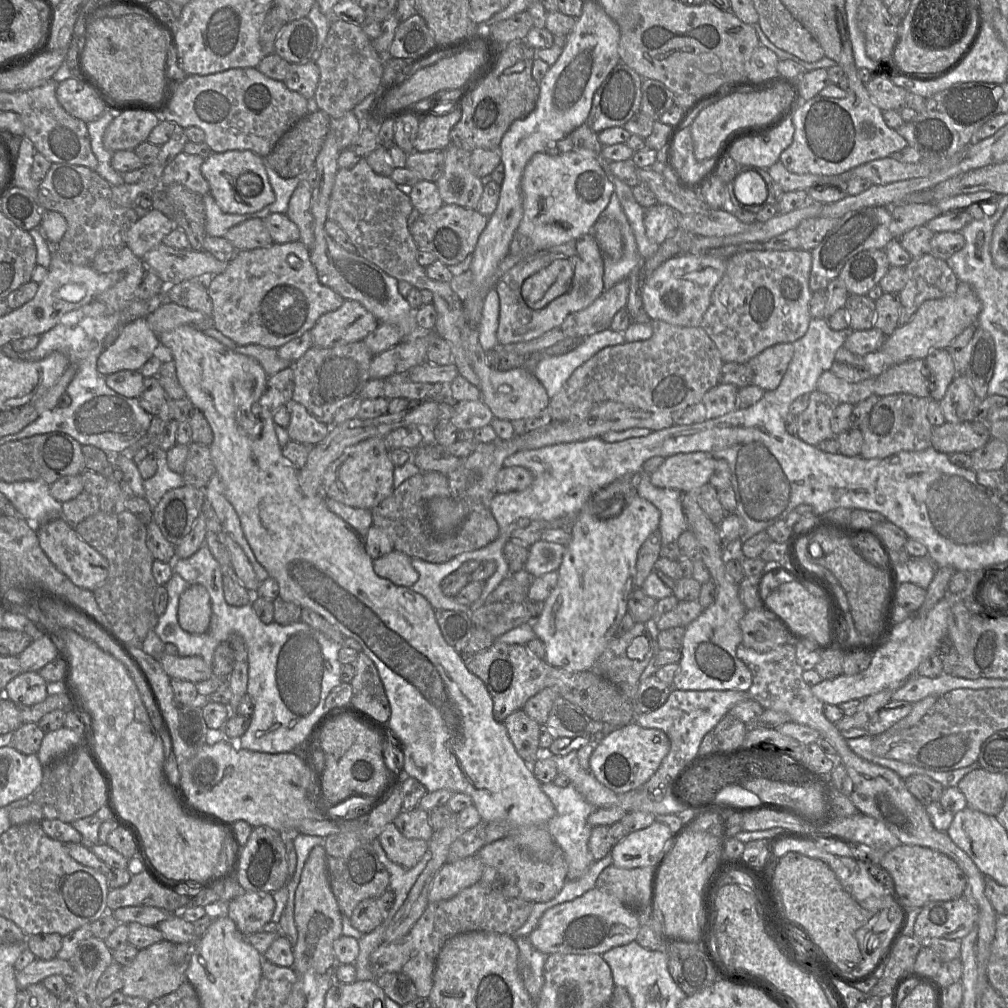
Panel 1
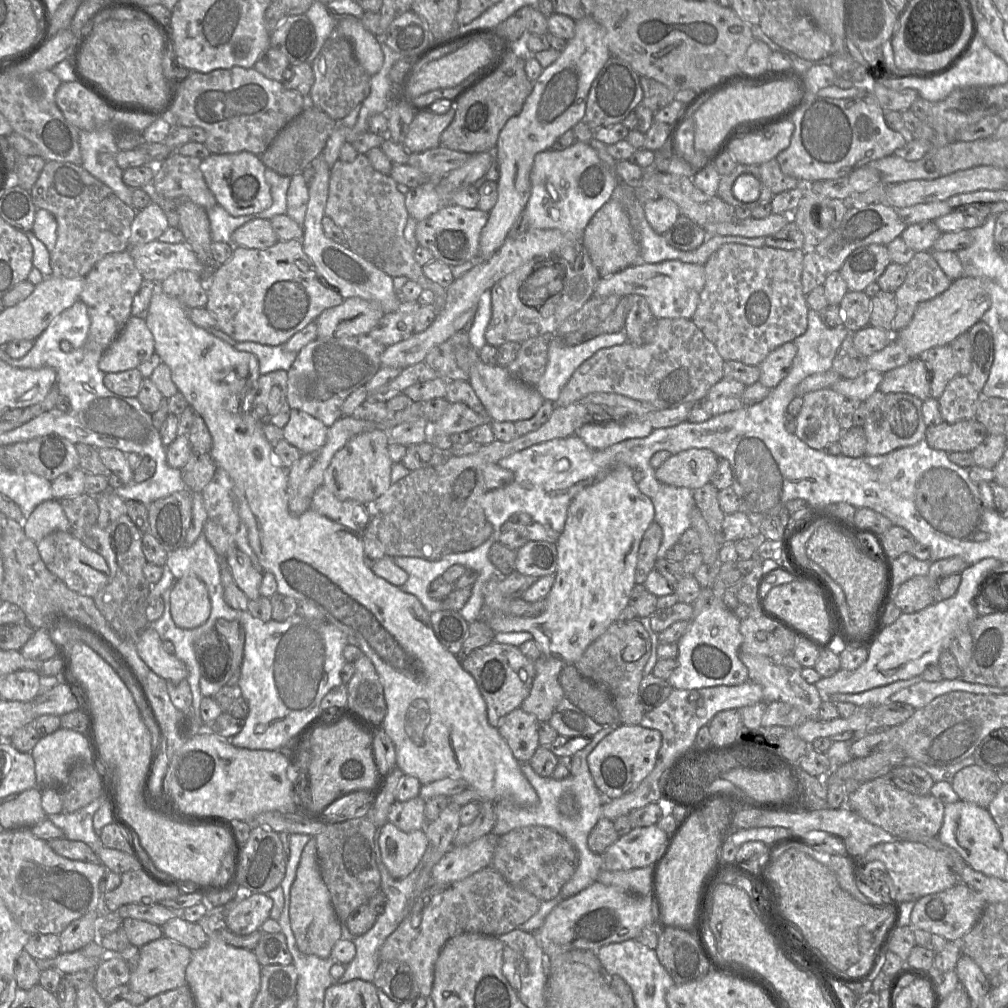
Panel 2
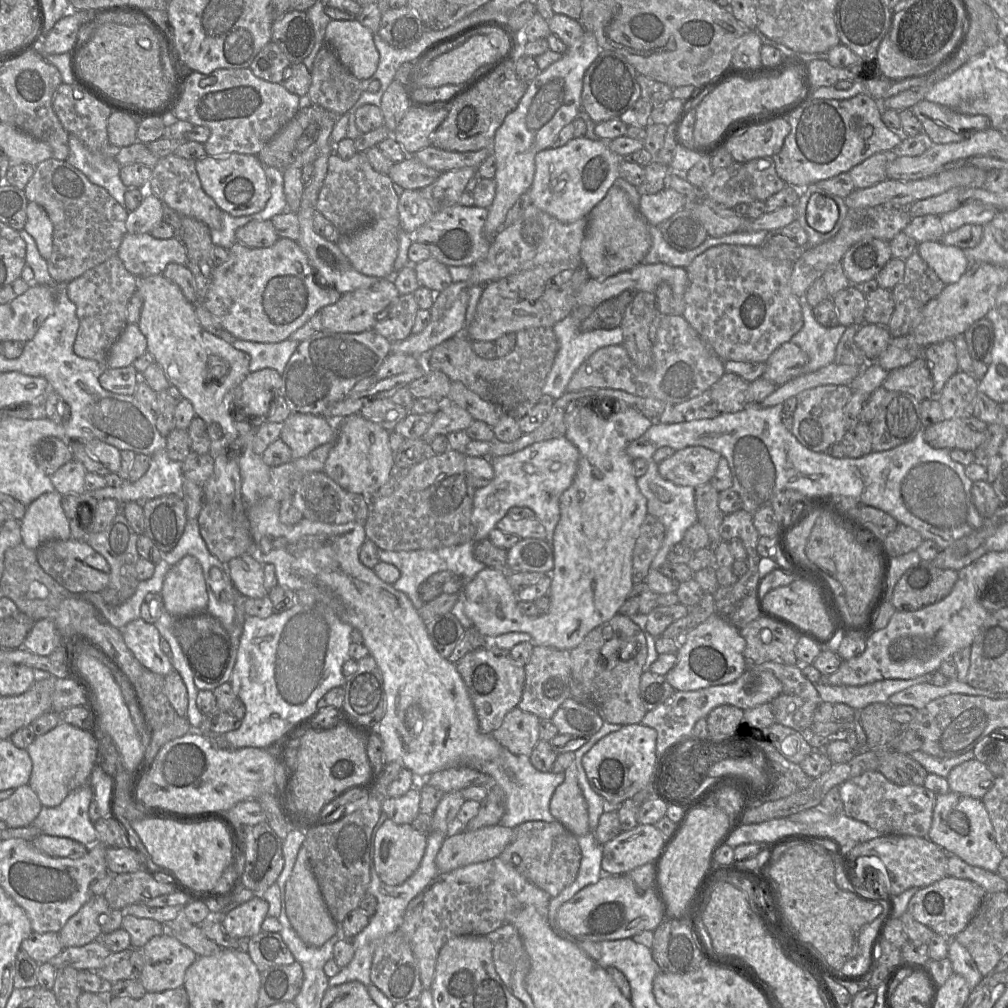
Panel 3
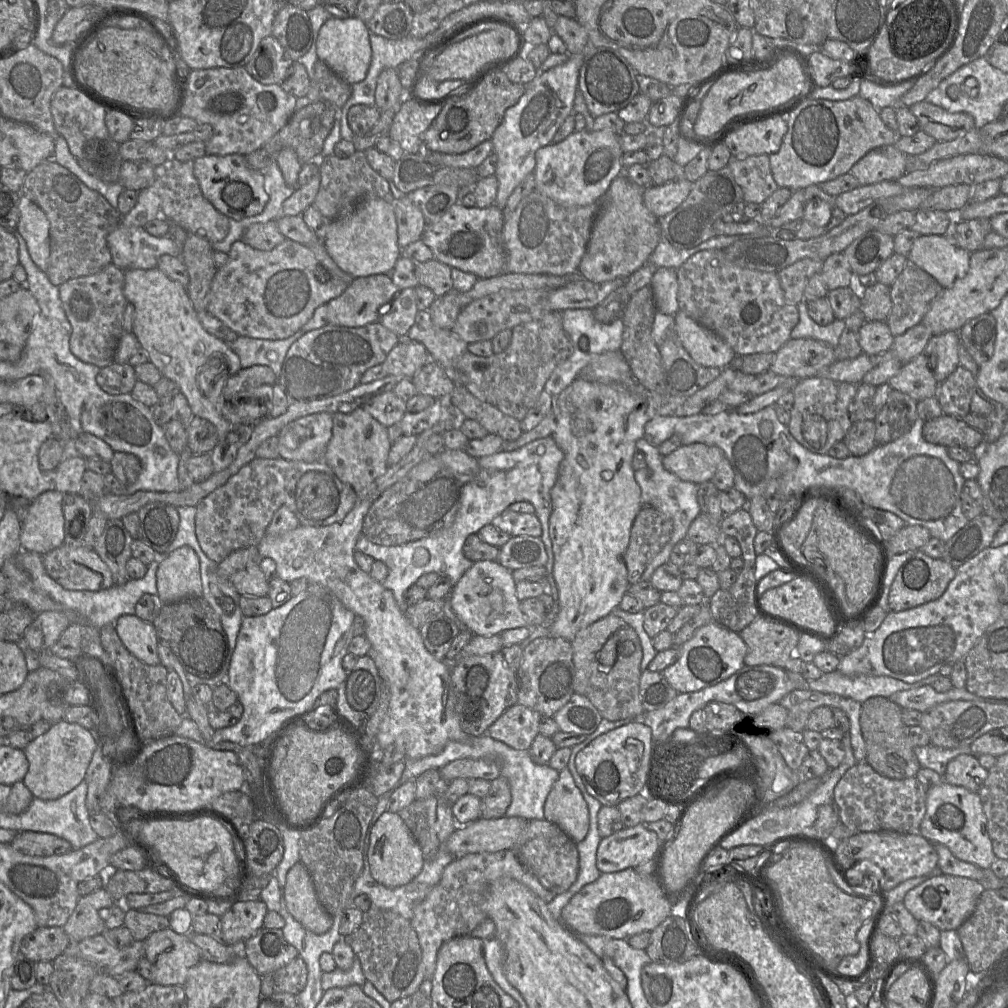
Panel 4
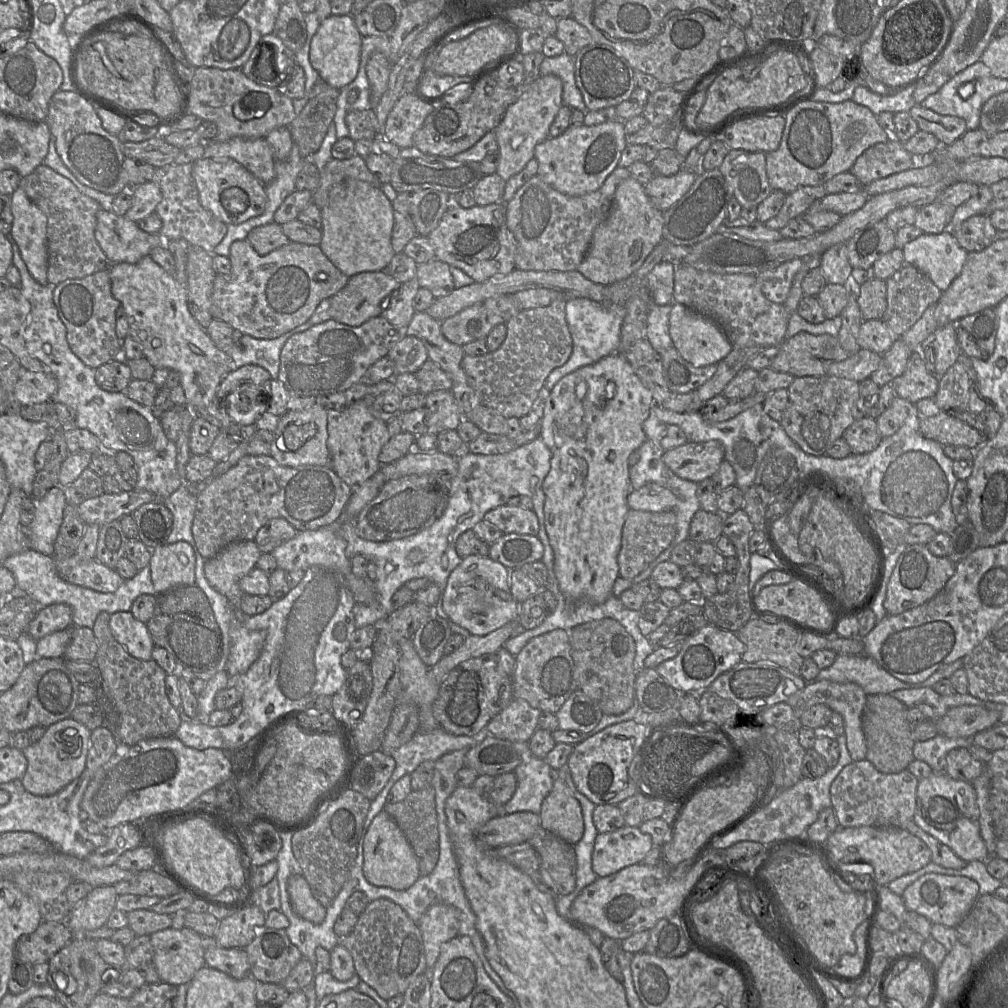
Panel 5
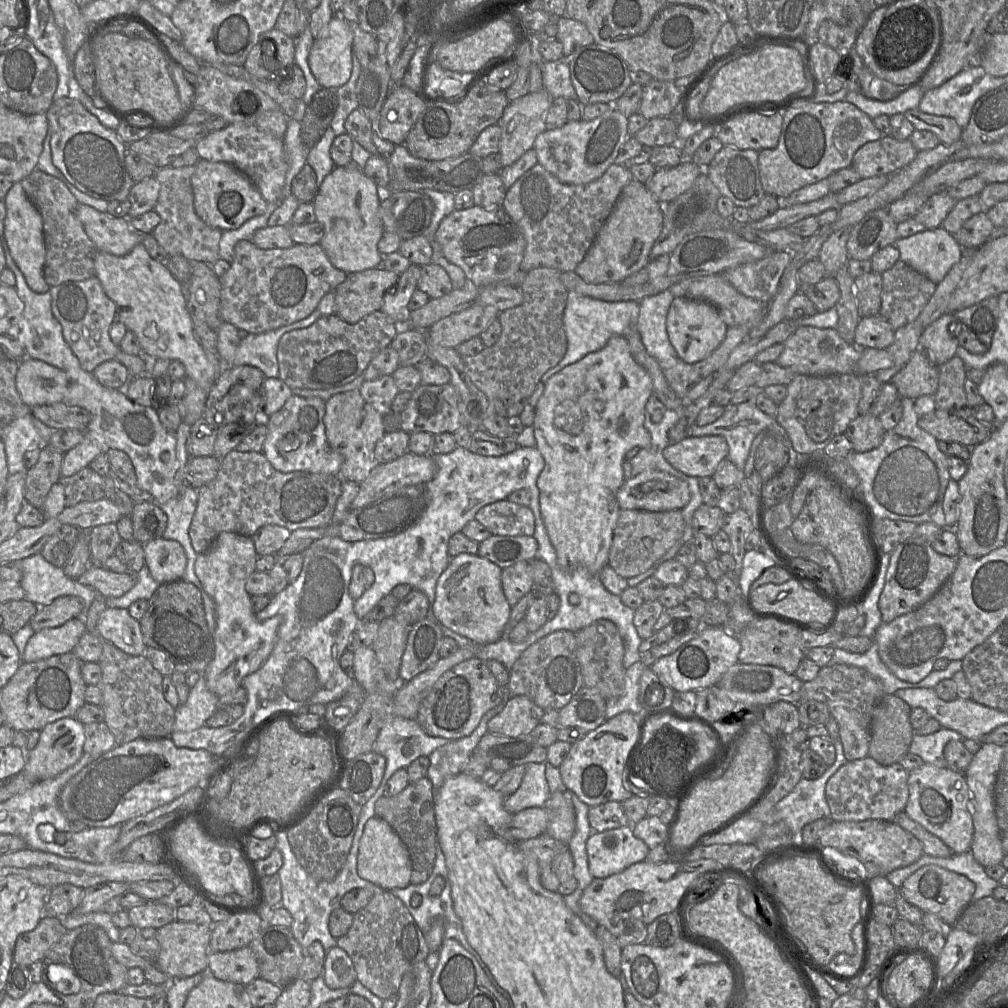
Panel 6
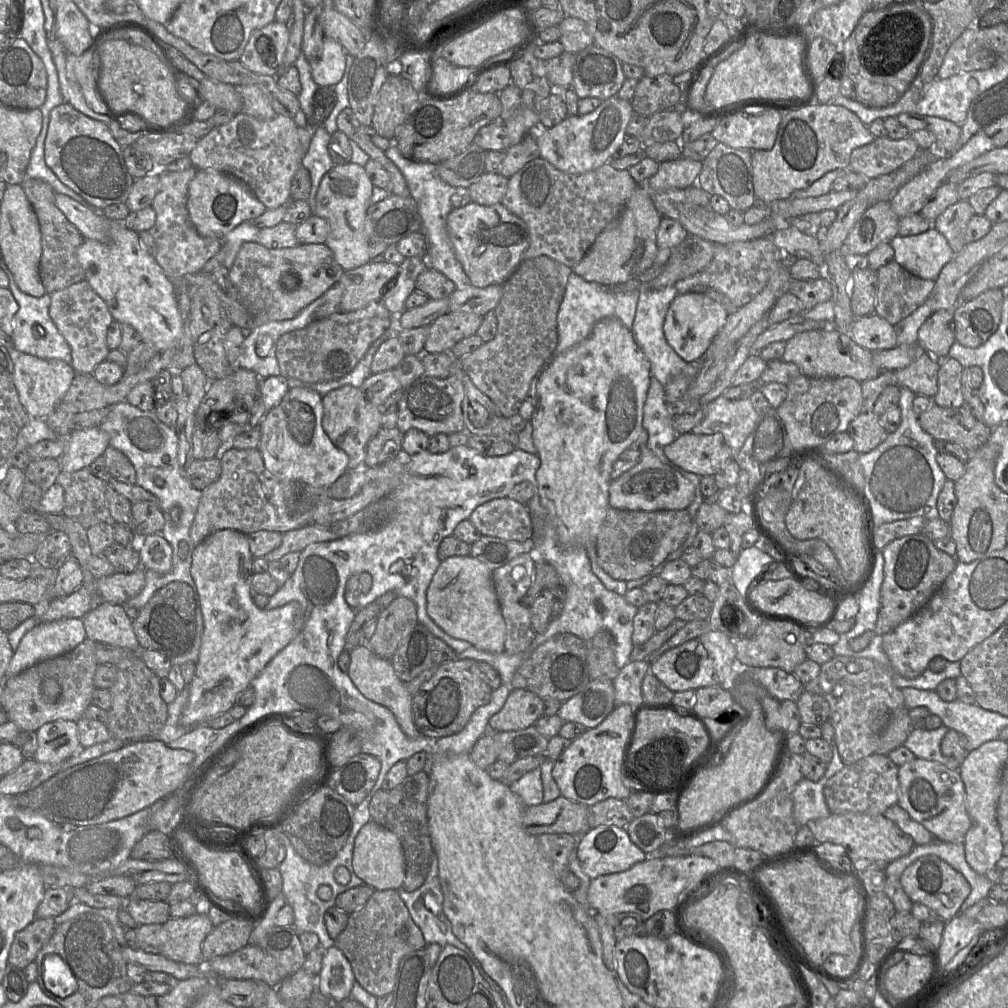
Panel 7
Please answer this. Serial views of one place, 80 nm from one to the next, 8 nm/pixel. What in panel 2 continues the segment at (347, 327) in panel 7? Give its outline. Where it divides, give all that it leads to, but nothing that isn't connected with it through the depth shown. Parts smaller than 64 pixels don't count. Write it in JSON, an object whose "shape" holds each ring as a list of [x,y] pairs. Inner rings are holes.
{"shape":[[[369,335],[316,338],[298,352],[287,371],[286,402],[291,409],[306,412],[331,427],[342,417],[342,406],[348,396],[365,386],[381,368],[385,348]]]}

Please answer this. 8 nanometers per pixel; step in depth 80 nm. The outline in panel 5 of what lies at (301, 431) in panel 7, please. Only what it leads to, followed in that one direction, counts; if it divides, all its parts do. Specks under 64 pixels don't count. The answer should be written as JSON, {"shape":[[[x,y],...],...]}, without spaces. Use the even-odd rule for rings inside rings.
{"shape":[[[313,406],[301,411],[288,410],[276,421],[270,456],[286,467],[330,467],[327,419],[327,409],[321,406]],[[290,425],[301,426],[306,433],[306,442],[296,451],[290,451],[284,443],[284,431]]]}

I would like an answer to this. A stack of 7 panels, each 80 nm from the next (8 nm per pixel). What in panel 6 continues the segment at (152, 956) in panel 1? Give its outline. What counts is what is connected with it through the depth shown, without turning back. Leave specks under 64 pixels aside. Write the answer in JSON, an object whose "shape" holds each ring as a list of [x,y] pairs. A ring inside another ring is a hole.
{"shape":[[[175,920],[157,929],[159,954],[156,959],[157,967],[170,980],[188,978],[196,974],[208,972],[208,954],[211,938],[211,927],[194,922]]]}

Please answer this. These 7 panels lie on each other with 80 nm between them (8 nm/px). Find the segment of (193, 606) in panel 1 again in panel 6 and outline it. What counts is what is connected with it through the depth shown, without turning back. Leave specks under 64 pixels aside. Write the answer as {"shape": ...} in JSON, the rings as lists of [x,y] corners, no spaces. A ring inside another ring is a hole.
{"shape":[[[161,537],[143,546],[145,565],[154,580],[164,584],[181,579],[186,569],[187,557],[179,542]]]}

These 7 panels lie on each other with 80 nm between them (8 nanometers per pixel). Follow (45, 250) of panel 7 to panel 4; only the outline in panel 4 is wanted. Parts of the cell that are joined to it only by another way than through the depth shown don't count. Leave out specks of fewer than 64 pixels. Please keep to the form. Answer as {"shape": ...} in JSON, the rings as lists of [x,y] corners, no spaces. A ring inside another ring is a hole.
{"shape":[[[49,158],[27,173],[20,191],[37,204],[50,223],[50,257],[47,276],[59,287],[64,282],[83,276],[90,276],[112,262],[107,245],[108,235],[122,222],[123,215],[97,191],[88,188],[76,175]]]}

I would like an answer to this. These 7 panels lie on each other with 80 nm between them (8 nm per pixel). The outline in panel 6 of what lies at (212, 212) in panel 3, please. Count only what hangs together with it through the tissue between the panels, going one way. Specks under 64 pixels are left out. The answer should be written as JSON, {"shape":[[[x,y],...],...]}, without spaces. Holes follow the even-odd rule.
{"shape":[[[194,166],[158,168],[154,177],[161,184],[154,211],[160,216],[160,222],[151,235],[157,240],[168,256],[182,255],[190,262],[199,261],[212,265],[219,259],[219,243],[222,231],[207,225],[195,212],[194,194],[191,176]]]}

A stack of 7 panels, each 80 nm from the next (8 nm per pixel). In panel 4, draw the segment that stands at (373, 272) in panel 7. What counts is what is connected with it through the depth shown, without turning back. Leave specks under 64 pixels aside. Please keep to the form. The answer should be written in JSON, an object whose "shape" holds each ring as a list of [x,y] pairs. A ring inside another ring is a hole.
{"shape":[[[387,274],[354,278],[339,297],[326,304],[327,323],[356,328],[376,322],[400,290]]]}

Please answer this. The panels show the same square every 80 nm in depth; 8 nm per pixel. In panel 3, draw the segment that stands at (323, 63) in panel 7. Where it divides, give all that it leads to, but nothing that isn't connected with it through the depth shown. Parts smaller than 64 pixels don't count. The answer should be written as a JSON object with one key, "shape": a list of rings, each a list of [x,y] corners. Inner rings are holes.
{"shape":[[[331,20],[326,27],[325,44],[334,50],[340,62],[356,78],[366,80],[376,72],[379,52],[373,40],[373,33],[358,20]]]}

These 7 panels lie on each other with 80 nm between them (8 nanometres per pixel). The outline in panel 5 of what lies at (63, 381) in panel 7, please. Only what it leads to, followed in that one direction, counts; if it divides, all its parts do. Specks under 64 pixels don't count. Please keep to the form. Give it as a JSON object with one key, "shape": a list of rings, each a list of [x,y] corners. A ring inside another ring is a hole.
{"shape":[[[21,366],[14,388],[14,397],[21,405],[32,405],[52,400],[58,383],[50,373],[33,372]]]}

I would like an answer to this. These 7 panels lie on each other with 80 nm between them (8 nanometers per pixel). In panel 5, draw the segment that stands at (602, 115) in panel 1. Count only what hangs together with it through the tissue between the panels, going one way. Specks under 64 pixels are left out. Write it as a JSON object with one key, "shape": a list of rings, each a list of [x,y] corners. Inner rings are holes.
{"shape":[[[590,43],[574,56],[575,82],[589,111],[616,107],[627,100],[637,87],[634,69],[614,48]]]}

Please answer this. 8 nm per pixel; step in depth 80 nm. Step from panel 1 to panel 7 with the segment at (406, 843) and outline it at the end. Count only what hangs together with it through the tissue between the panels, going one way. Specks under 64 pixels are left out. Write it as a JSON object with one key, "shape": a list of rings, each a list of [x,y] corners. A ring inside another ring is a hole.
{"shape":[[[370,821],[356,836],[352,866],[355,874],[374,890],[398,890],[405,878],[405,859],[398,837],[387,828]]]}

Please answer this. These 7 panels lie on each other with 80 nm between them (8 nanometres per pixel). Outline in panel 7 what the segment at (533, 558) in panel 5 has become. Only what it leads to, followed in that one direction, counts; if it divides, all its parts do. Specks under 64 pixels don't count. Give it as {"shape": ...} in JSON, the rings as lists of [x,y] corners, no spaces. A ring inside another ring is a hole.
{"shape":[[[482,536],[471,544],[470,556],[487,564],[492,570],[504,566],[512,559],[534,549],[534,539],[519,542],[497,537]]]}

